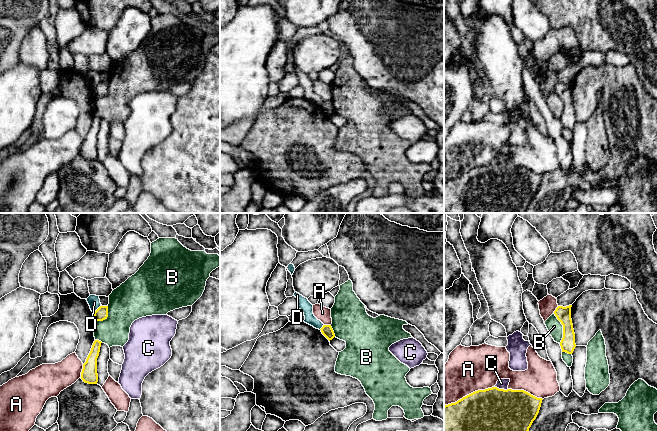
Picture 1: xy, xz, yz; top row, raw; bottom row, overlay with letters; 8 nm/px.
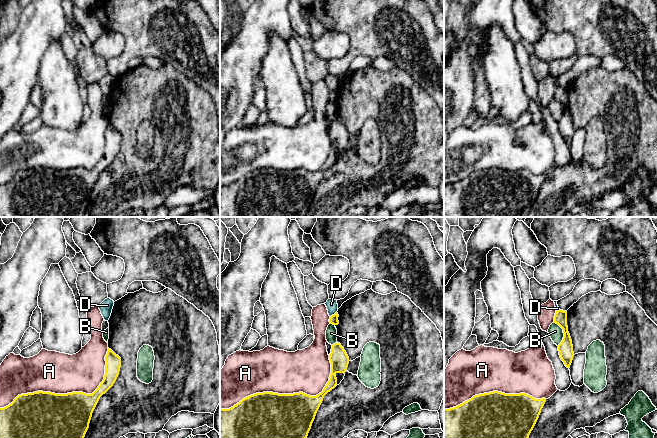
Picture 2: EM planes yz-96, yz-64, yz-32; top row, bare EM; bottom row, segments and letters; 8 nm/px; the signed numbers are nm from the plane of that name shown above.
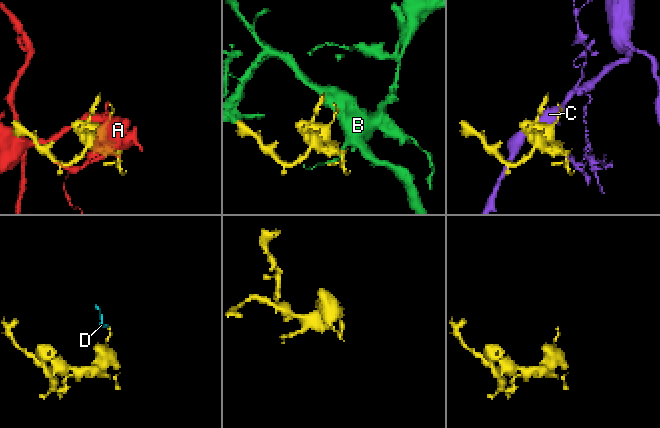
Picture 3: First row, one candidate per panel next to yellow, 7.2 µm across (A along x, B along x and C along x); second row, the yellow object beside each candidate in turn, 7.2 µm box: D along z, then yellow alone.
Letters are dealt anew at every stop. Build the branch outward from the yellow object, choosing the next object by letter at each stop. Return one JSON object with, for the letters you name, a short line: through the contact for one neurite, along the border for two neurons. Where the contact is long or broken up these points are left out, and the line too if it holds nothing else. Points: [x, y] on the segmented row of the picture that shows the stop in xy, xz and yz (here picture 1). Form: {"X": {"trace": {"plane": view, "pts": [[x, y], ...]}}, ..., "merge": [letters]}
{"merge": []}

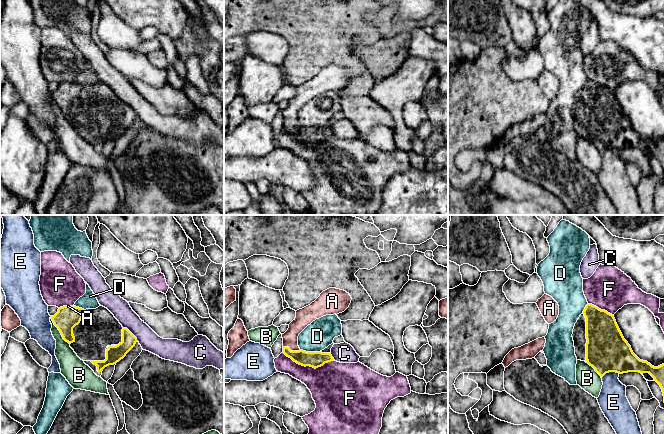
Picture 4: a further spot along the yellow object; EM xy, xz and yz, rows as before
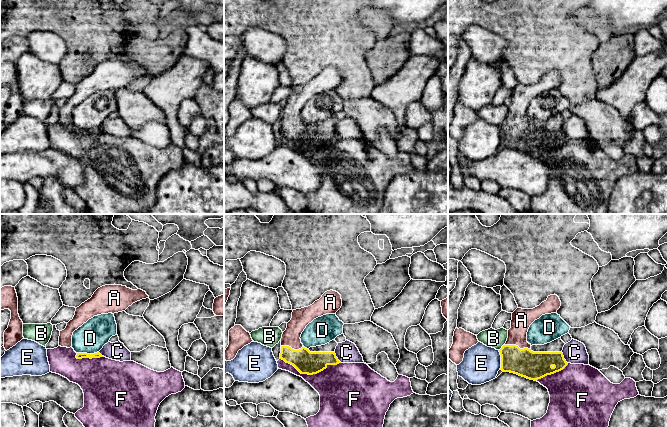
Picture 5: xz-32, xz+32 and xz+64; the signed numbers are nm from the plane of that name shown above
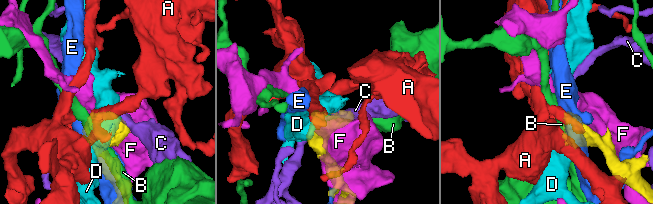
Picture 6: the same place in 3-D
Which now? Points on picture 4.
{"A": {"trace": {"plane": "xz", "pts": [[313, 359], [302, 358], [290, 350], [290, 338]]}}, "merge": ["A"]}

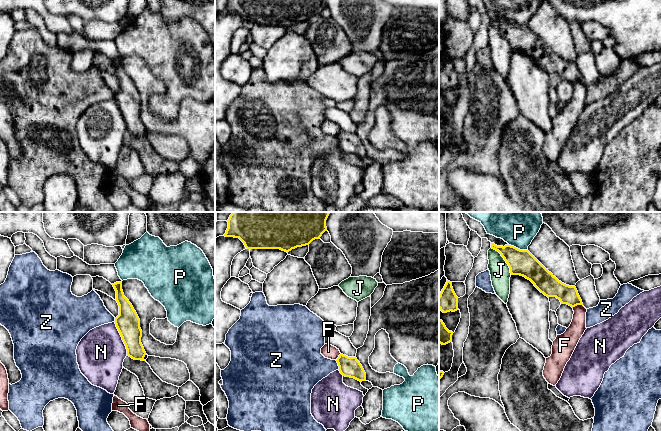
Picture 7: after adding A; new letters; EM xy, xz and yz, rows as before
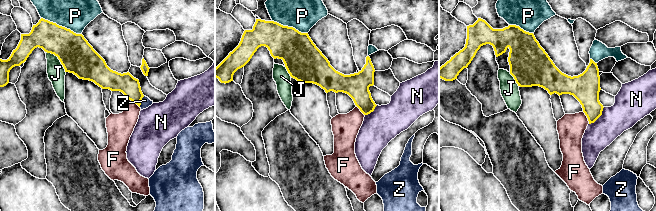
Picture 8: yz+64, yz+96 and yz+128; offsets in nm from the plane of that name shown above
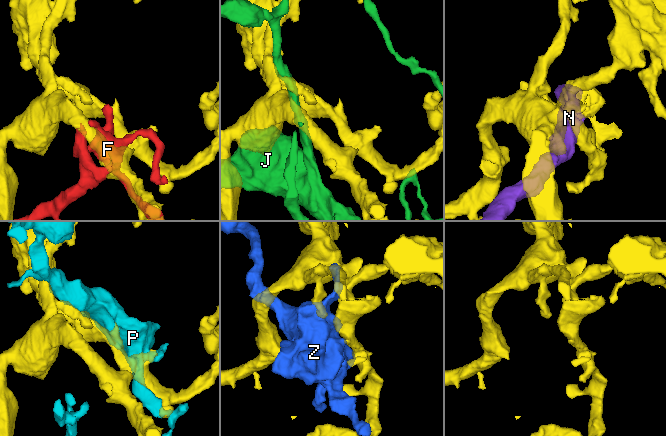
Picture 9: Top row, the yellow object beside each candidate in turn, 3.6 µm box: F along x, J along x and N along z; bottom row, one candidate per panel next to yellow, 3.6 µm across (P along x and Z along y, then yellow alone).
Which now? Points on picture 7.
{"merge": []}

